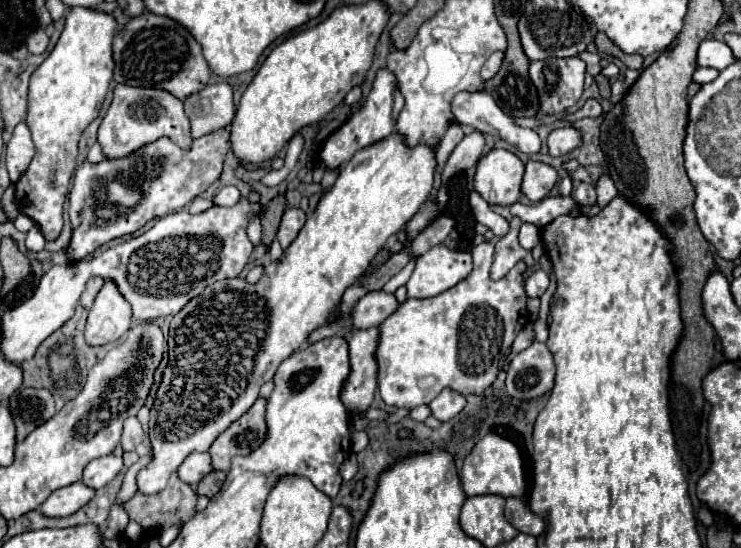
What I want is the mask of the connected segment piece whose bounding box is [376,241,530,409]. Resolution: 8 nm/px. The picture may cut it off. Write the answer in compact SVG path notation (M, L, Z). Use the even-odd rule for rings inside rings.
M484 241L484 243L476 245L476 247L472 249L472 257L474 257L474 269L472 269L472 273L470 273L464 281L460 281L456 287L452 287L452 289L448 289L448 291L444 291L444 293L440 293L440 295L436 295L436 297L430 297L430 299L406 299L406 301L380 325L380 345L378 345L378 349L376 349L376 359L378 359L378 391L380 391L380 397L382 397L382 401L384 401L386 405L390 405L390 407L406 407L406 409L418 407L418 405L428 405L428 403L430 403L434 397L438 397L438 393L442 393L444 389L452 389L452 391L456 391L456 393L460 393L460 395L464 395L464 397L468 397L468 395L482 395L482 393L496 381L496 377L498 377L498 373L500 373L498 359L500 359L500 357L506 357L506 355L510 353L510 347L512 347L512 343L514 343L518 331L530 321L530 319L528 319L528 309L526 309L526 293L524 293L524 287L522 287L522 283L524 283L524 273L526 273L526 263L524 263L524 261L516 263L502 279L494 281L494 279L490 279L490 267L492 267L492 263L494 263L494 245L492 245L490 241Z

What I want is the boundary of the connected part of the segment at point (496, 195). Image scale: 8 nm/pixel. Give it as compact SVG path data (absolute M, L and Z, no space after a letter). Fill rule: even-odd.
M492 149L480 157L474 189L490 205L512 205L520 197L524 163L508 149Z

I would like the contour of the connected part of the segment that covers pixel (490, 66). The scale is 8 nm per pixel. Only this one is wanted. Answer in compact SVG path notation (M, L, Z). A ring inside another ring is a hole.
M494 51L494 53L488 57L488 61L486 61L484 67L482 67L482 79L492 79L492 75L496 75L496 71L500 69L502 57L504 57L502 51Z

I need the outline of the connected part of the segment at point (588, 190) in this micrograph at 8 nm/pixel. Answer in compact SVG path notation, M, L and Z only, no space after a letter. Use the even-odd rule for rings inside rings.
M580 183L578 189L574 191L574 199L576 199L578 205L594 205L594 203L596 203L596 191L594 191L594 185Z

